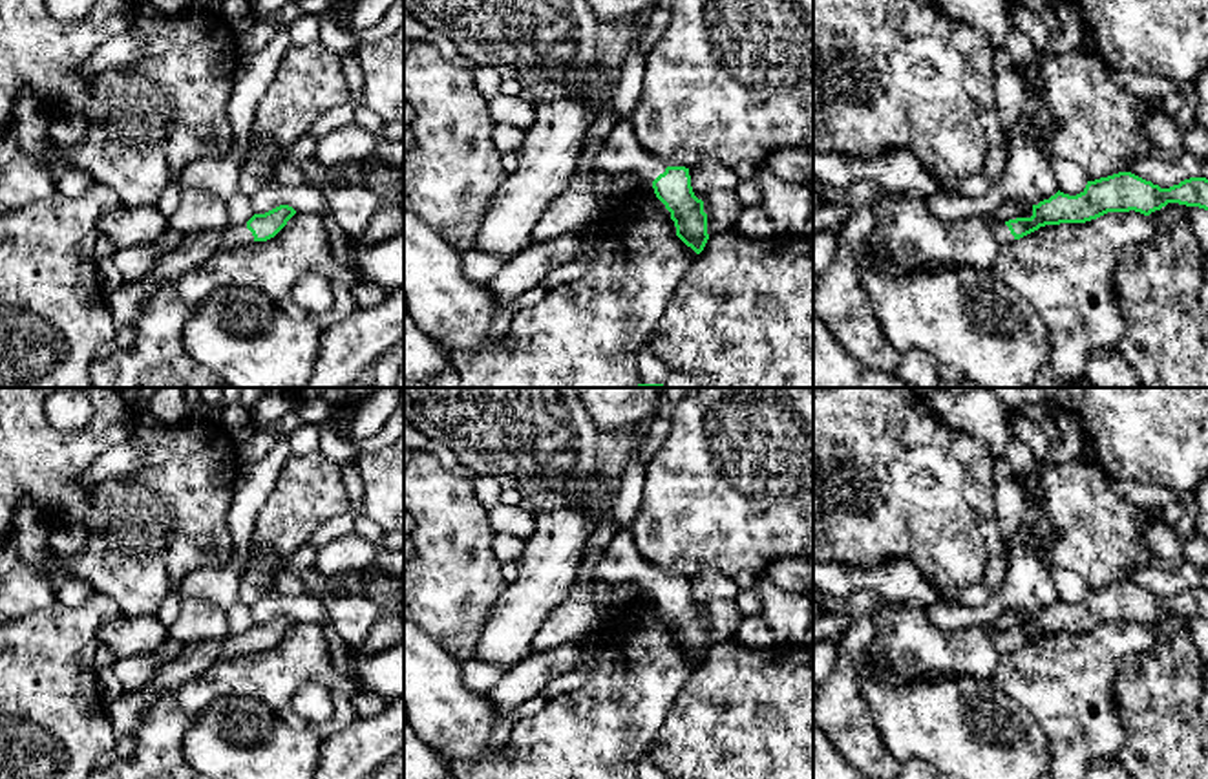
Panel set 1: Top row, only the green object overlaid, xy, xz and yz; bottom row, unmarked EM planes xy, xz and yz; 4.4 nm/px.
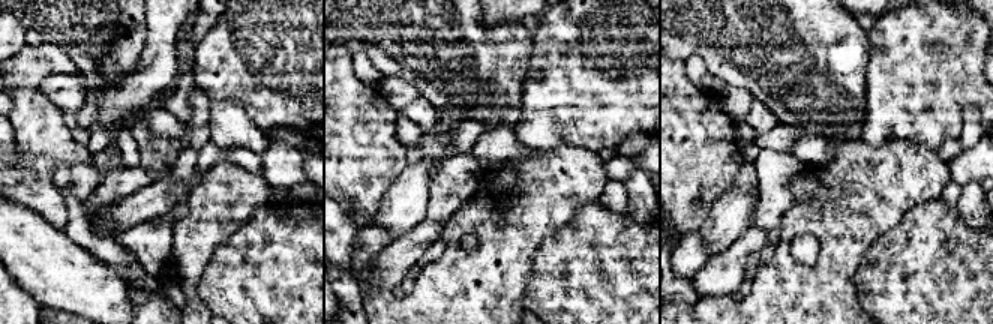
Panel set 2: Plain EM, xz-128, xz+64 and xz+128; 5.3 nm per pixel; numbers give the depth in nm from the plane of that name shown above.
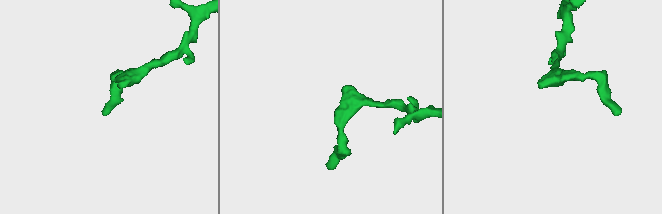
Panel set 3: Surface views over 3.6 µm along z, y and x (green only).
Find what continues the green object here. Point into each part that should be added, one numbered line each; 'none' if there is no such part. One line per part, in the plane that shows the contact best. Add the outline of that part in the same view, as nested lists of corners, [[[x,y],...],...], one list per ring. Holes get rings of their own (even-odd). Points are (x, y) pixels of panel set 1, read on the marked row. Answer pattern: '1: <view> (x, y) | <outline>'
1: xz (622, 154) | [[[618,121],[605,139],[603,150],[594,159],[594,168],[612,176],[632,176],[640,183],[651,183],[669,165],[651,155],[636,139],[629,121]]]

